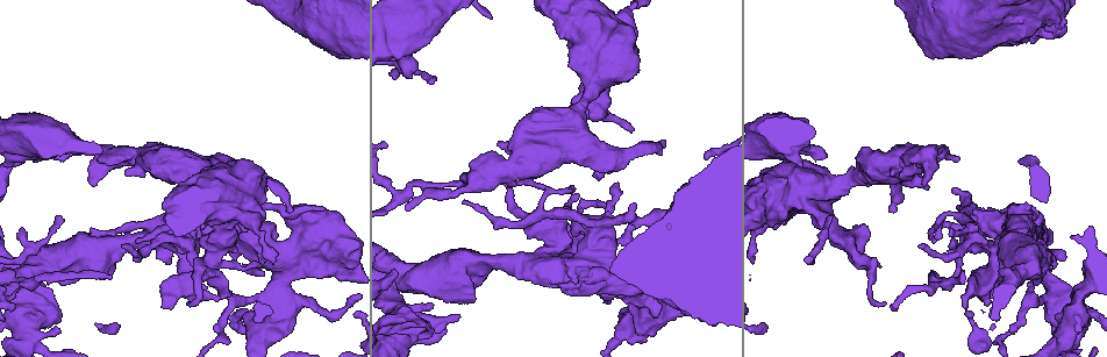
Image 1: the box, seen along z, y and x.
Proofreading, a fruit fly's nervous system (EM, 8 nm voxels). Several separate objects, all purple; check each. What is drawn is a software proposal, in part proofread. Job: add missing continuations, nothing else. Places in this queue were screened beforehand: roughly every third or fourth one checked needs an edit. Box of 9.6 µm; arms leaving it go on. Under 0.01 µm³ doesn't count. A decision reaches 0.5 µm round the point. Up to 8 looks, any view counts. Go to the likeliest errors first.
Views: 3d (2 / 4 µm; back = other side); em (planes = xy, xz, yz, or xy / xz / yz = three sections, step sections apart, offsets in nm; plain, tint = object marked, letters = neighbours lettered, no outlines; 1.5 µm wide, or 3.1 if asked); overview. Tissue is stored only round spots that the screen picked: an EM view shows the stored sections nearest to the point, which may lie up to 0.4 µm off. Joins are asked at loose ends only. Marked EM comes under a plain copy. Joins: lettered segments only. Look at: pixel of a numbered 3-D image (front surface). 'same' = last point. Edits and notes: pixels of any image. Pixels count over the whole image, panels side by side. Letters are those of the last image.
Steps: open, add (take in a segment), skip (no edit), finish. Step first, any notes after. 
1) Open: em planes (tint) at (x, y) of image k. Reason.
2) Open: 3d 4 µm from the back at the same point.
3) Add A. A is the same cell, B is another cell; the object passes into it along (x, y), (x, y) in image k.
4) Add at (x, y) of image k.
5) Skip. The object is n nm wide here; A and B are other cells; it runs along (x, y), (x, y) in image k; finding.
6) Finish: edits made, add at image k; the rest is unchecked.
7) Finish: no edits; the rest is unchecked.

Open: 3d 2 µm from the back at (353, 316) of image 1. Branch stops here.

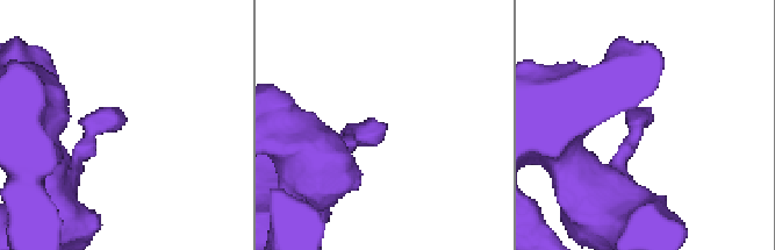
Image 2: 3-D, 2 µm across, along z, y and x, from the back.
Open: em yz step 4 (tint) at (648, 121) of image 2.

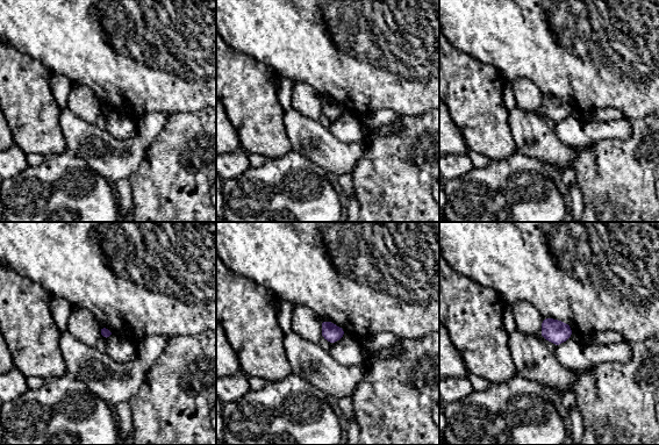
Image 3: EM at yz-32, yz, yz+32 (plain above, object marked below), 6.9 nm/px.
Open: em planes (letters) at the same point. Cut it another way.

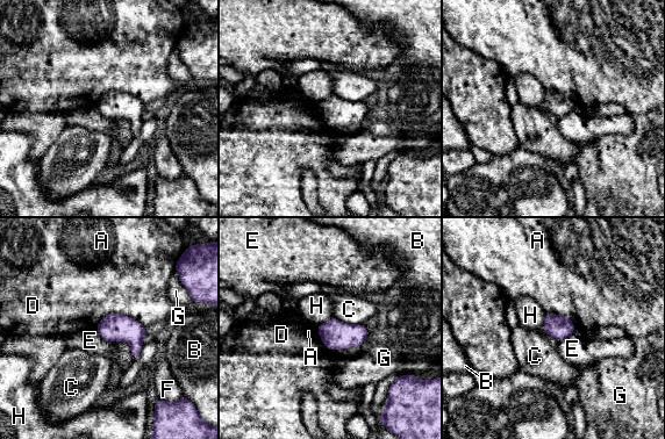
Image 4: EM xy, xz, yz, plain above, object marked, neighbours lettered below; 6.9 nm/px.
Skip. The object is 160 nm wide here; A, B, C, D, E, F, G and H are other cells; a border runs along (545, 314), (543, 332) in image 4; none of them fits.

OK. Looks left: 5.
Open: 3d 2 µm at (959, 159) of image 1. Free end.

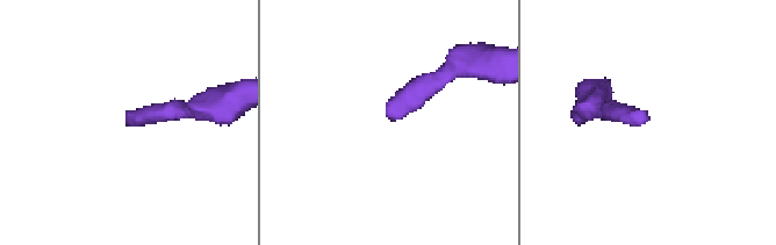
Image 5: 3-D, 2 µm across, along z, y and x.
Open: em planes (letters) at (388, 112) of image 5.

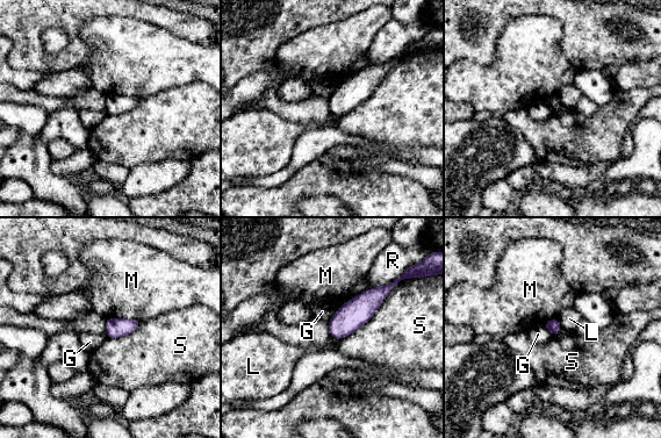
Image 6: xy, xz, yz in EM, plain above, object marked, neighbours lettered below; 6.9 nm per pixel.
Skip. G, L, M, R and S are other cells; a border runs along (339, 308), (328, 321) in image 6; none of them fits.

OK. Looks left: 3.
Open: em planes (letters) at (892, 211) of image 1. Branch stops here.

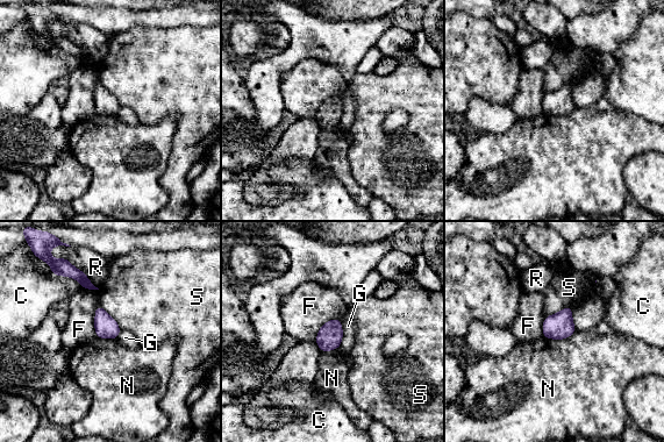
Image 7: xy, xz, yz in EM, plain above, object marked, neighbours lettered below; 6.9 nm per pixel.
Skip. The object is 160 nm wide here; the longest contact is with R, 280 nm; C, F, G, N, R and S are other cells; none of them fits.

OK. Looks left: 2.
Finish: no edits; the rest is unchecked.

